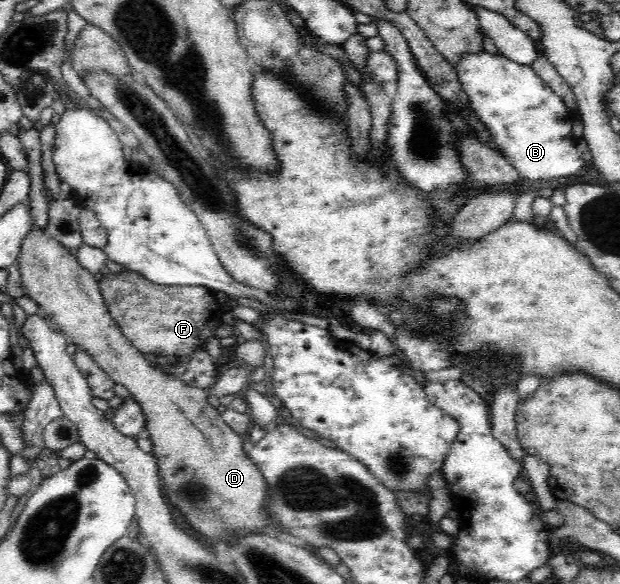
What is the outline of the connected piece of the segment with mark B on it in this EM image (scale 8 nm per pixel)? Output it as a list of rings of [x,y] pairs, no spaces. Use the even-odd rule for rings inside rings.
[[[462,53],[456,65],[456,73],[464,92],[468,94],[472,109],[492,134],[497,150],[518,170],[522,179],[542,182],[562,179],[576,175],[584,167],[585,161],[576,149],[578,138],[572,133],[575,116],[570,115],[562,97],[536,75],[531,65],[520,65],[500,53]]]

